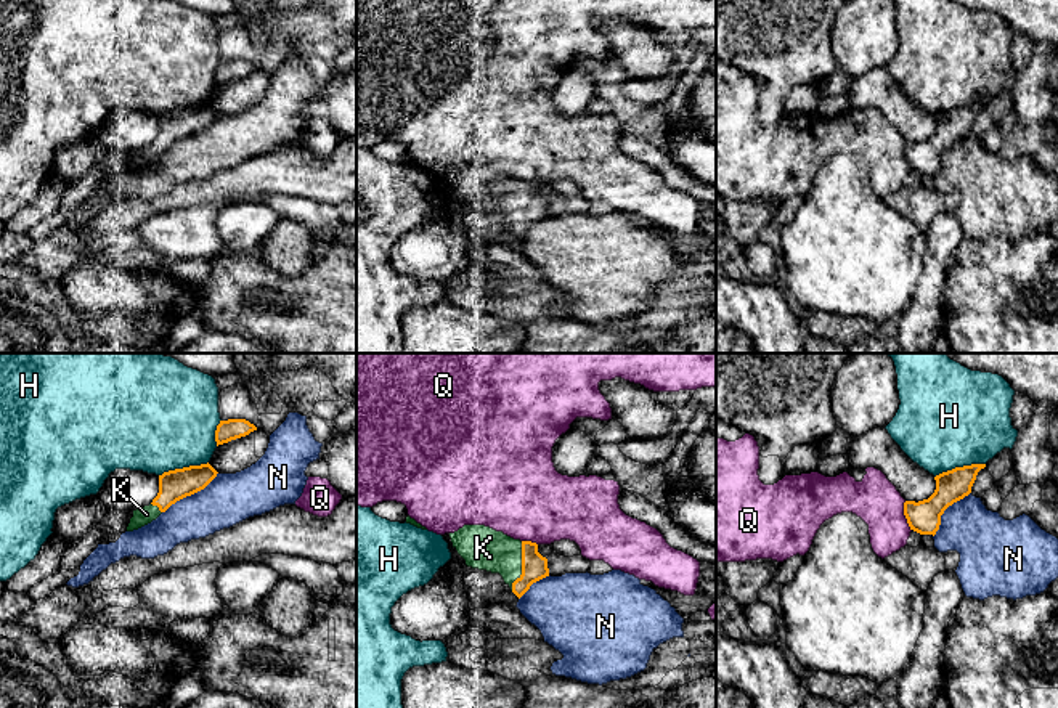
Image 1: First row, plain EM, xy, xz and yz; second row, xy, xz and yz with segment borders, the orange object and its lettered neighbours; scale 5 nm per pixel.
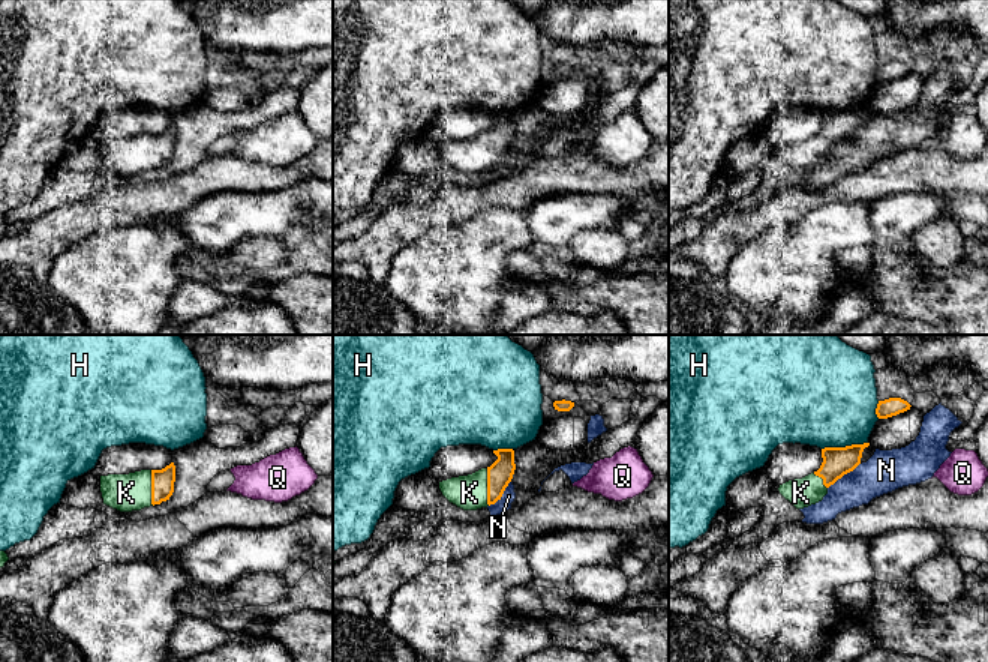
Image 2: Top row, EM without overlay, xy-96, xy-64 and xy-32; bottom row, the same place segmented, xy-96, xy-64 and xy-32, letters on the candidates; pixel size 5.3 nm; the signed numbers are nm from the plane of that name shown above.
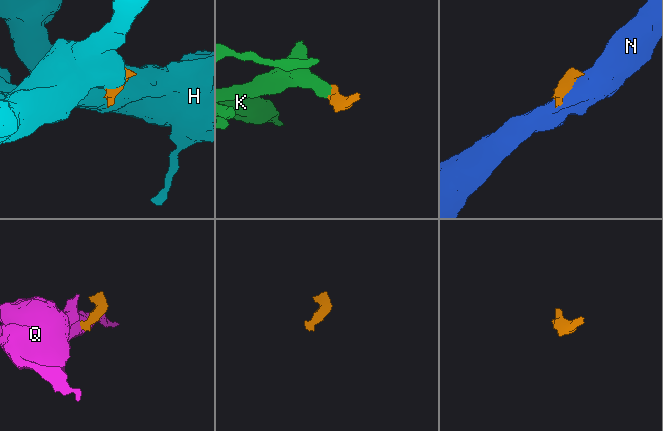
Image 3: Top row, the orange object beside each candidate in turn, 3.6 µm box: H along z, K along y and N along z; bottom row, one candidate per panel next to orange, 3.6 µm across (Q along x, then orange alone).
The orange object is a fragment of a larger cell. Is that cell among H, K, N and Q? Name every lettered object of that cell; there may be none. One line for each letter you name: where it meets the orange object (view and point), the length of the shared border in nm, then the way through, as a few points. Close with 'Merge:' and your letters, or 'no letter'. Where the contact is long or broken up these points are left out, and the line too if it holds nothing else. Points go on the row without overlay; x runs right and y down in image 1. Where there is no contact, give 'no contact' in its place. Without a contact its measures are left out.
K: xz (522, 206) | 260 nm
Merge: K

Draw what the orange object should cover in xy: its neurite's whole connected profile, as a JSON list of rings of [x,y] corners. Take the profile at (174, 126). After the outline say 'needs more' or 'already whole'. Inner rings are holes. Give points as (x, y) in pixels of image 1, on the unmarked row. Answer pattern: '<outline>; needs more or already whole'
[[[209,103],[164,112],[159,116],[157,136],[149,146],[133,151],[127,172],[151,164],[177,141],[204,130],[217,114]]]; needs more

